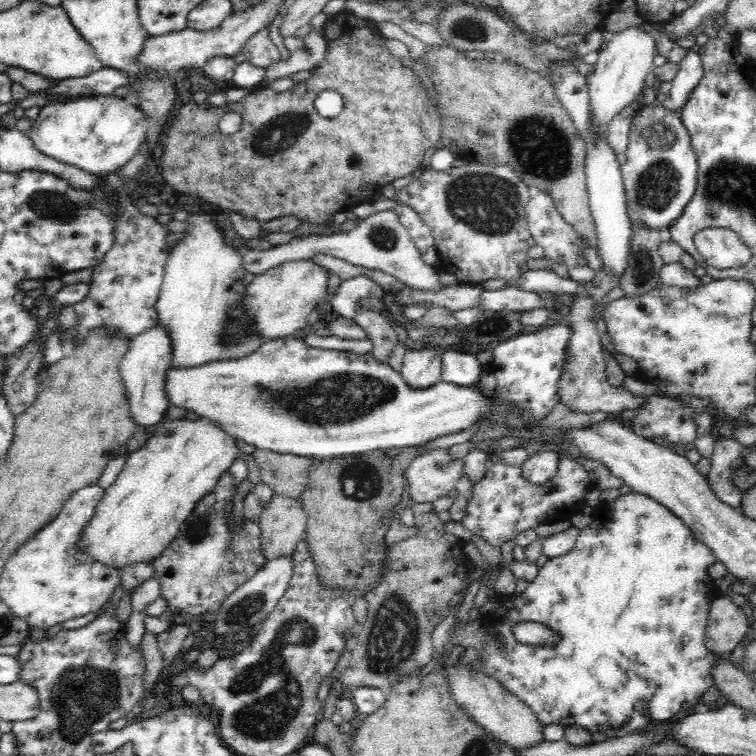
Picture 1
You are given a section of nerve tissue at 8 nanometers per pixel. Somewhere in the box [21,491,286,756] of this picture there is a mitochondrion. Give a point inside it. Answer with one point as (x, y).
(82, 695)

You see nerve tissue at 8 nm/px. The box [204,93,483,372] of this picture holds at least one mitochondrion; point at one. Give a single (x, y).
(282, 131)

